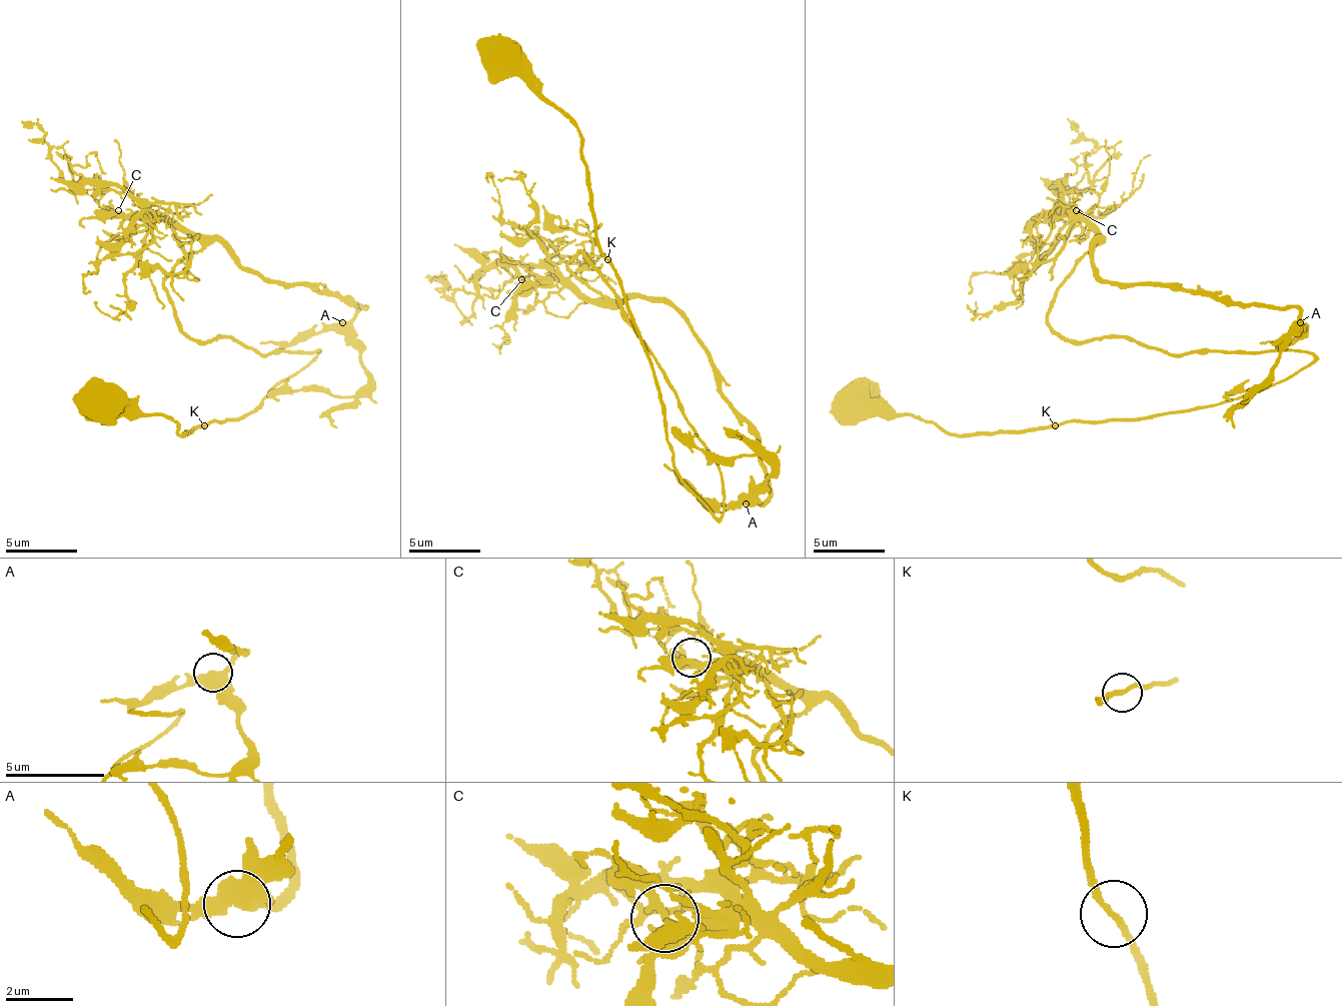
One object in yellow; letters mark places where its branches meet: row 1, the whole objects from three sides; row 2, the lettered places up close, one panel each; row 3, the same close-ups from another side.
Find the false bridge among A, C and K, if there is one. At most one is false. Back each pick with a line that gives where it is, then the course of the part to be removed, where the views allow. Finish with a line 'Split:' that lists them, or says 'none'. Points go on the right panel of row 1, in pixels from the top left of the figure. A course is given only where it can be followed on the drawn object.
K: place (1055, 425); course (1054, 426), (993, 434), (946, 434), (913, 416), (859, 416), (838, 394)
Split: K

